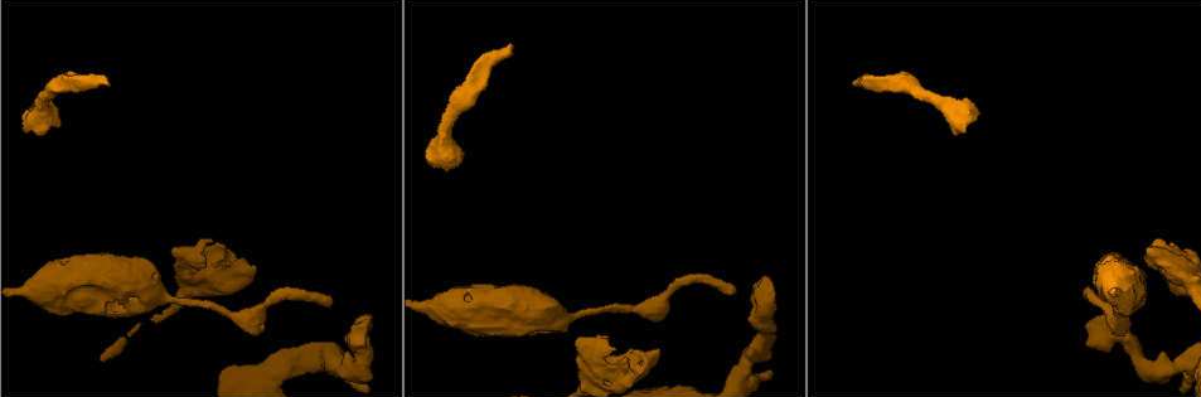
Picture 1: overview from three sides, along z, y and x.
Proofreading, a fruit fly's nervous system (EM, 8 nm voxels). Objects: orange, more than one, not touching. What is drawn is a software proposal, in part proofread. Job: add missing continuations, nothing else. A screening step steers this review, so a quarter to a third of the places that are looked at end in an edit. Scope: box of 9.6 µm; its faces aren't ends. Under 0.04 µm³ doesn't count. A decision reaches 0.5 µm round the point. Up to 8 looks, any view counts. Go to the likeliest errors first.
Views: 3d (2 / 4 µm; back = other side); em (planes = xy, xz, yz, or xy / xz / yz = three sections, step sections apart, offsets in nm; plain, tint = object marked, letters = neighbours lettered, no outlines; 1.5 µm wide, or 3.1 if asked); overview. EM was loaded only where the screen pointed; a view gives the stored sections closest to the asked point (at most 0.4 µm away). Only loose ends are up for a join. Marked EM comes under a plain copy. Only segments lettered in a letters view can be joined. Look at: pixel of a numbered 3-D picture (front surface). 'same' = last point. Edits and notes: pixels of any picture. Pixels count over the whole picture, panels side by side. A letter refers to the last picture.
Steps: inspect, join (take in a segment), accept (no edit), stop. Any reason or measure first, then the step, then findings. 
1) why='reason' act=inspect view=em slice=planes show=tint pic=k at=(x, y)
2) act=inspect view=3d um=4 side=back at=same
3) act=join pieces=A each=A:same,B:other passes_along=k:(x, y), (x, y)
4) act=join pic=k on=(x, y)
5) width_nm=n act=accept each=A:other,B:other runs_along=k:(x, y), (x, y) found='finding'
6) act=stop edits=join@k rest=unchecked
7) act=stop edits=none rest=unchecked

why='free end' act=inspect view=em slice=yz step=8 show=letters pic=1 at=(855, 83)

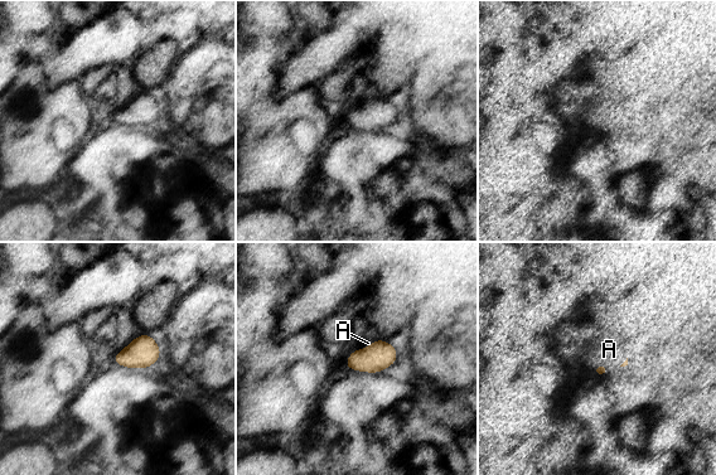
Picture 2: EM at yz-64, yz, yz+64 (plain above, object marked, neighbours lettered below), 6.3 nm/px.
why='cut it another way' act=inspect view=em slice=planes show=letters at=same

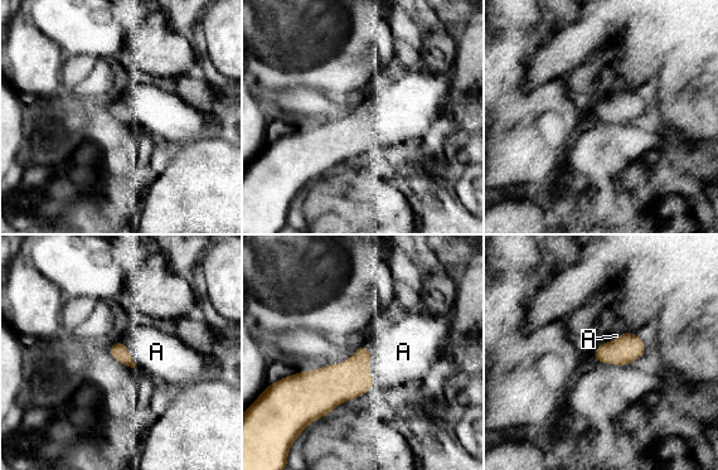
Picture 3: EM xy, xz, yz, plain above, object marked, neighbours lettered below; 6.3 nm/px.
act=join pieces=A each=A:same found='the neuron continues'

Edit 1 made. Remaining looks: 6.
why='branch stops here' act=inspect view=em slice=yz step=8 show=letters pic=1 at=(659, 353)

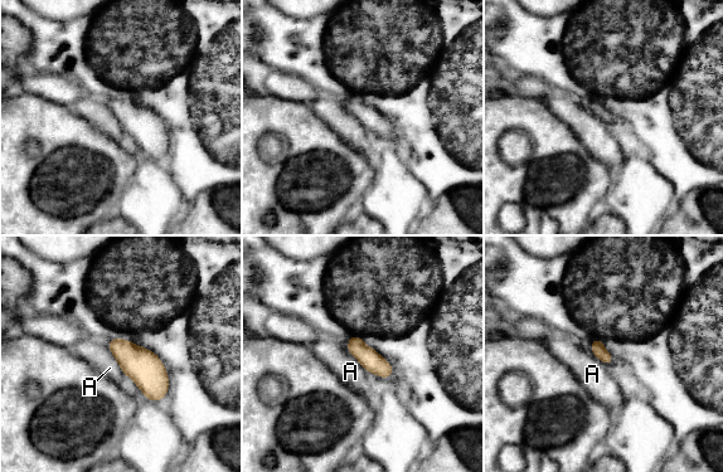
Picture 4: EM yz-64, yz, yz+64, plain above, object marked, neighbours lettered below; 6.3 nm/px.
why='cut it another way' act=inspect view=em slice=xz step=4 show=letters at=same

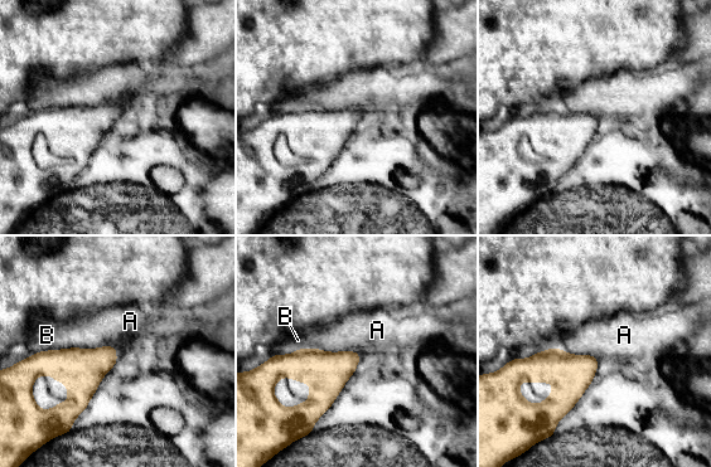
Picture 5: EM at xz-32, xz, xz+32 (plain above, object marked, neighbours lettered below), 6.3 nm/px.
act=accept each=A:other,B:other border=5:(318, 349), (356, 351), (358, 354) found='no lettered segment goes on from it'

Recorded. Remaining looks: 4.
why='stops while still wide' act=inspect view=3d um=2 pic=1 at=(133, 304)

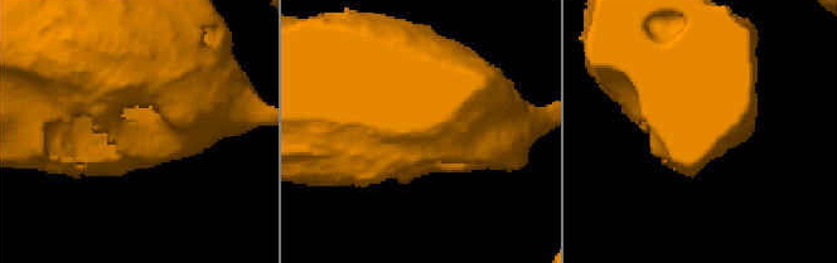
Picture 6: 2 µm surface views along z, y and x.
act=inspect view=em slice=planes show=letters pic=6 at=(137, 131)

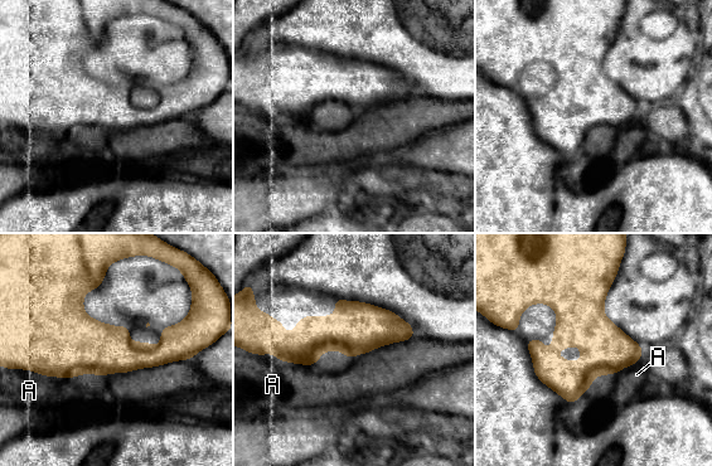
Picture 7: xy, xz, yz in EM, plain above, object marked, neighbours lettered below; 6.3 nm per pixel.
width_nm=280 longest_contact=A:260nm act=accept each=A:other found='no lettered segment goes on from it'

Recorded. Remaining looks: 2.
act=stop edits=join@3 rest=unchecked

